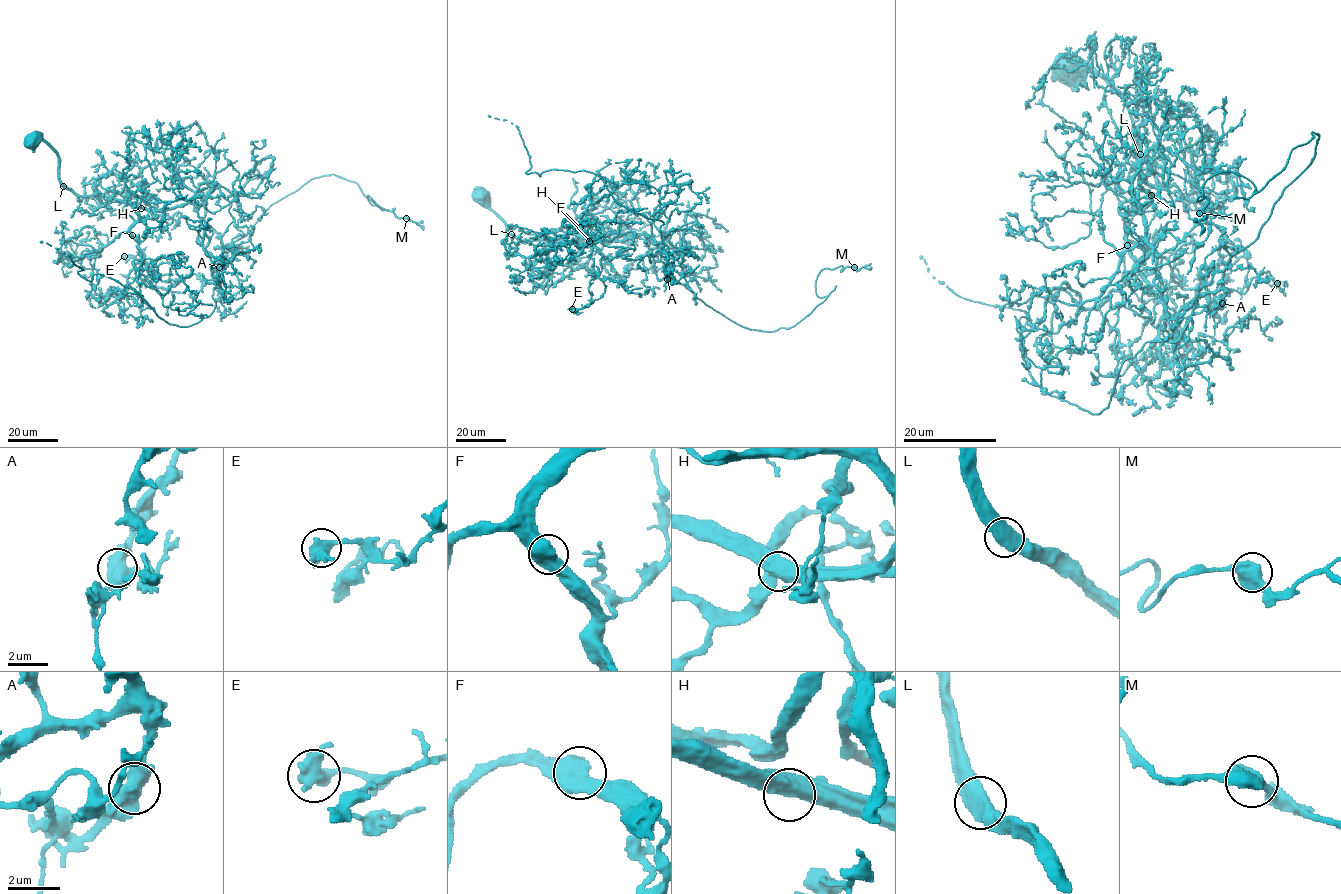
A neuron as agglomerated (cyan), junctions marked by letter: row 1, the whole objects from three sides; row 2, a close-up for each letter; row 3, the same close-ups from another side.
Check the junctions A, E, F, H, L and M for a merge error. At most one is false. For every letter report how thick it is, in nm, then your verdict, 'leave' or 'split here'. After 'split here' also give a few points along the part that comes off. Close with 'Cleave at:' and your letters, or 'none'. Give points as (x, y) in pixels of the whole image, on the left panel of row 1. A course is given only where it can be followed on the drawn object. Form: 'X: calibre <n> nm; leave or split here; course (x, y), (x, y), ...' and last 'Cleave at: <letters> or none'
A: calibre 700 nm; split here; course (219, 267), (222, 259), (214, 310), (179, 326), (134, 290), (100, 274), (87, 280), (69, 256), (40, 242)
E: calibre 600 nm; leave
F: calibre 650 nm; leave
H: calibre 750 nm; leave
L: calibre 600 nm; leave
M: calibre 600 nm; leave
Cleave at: A

